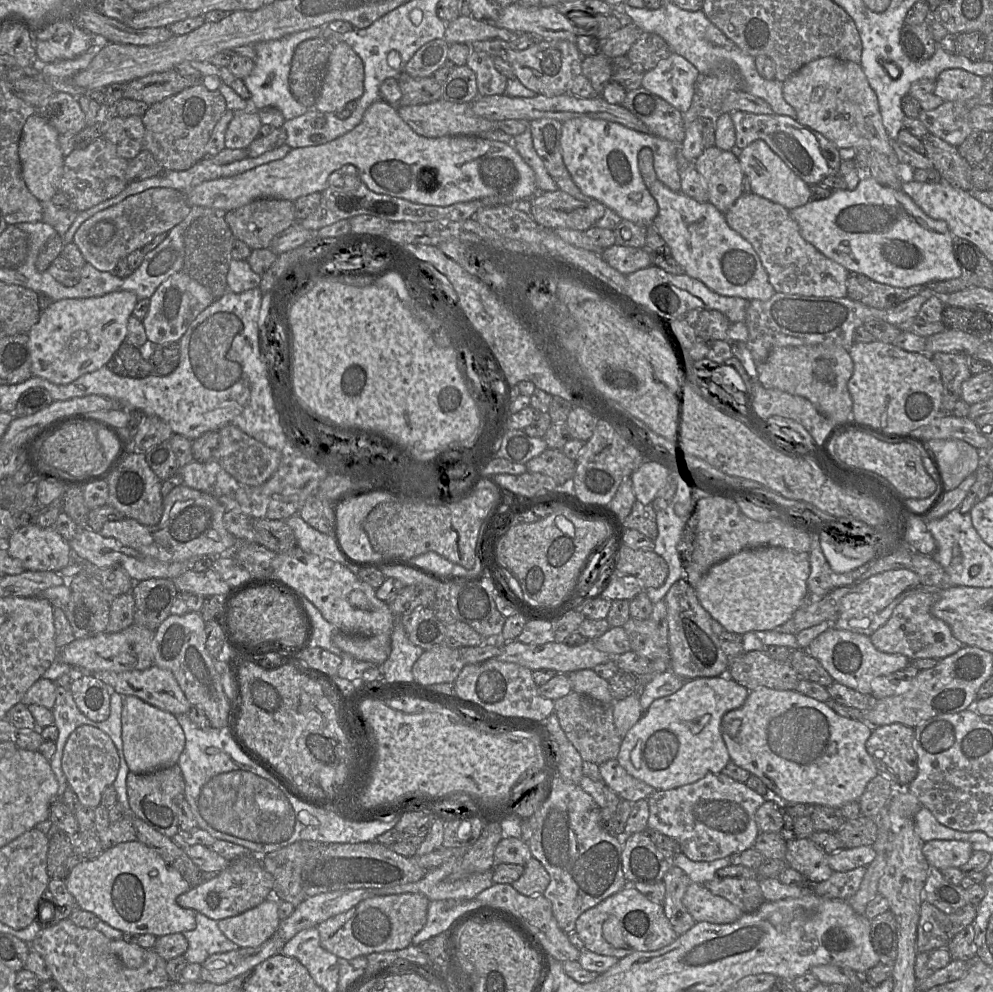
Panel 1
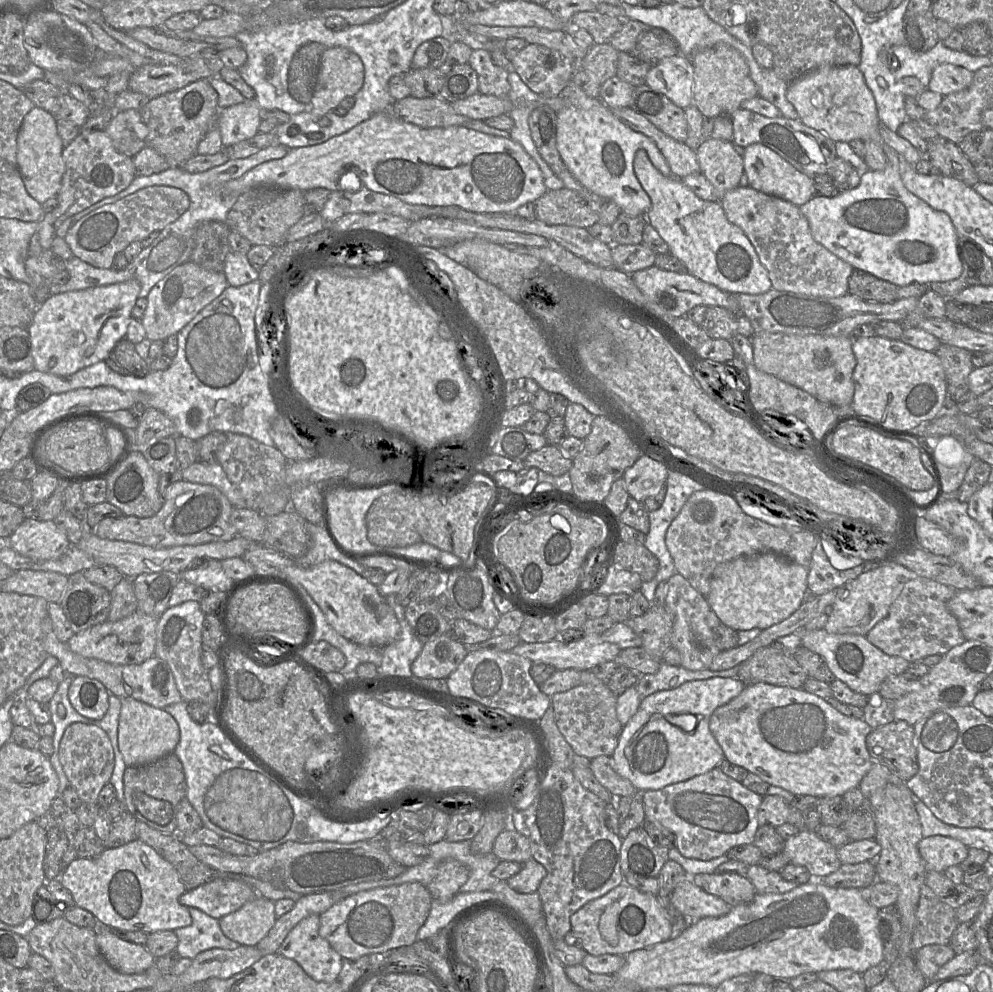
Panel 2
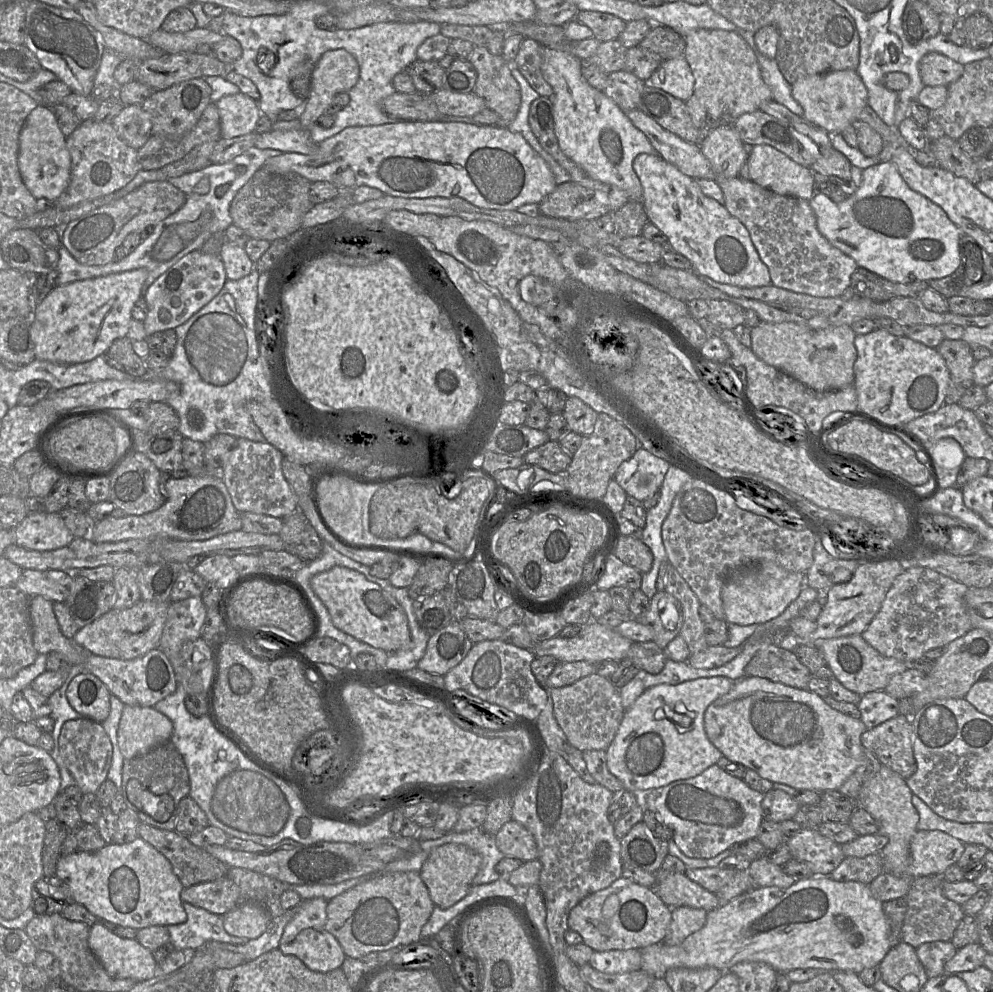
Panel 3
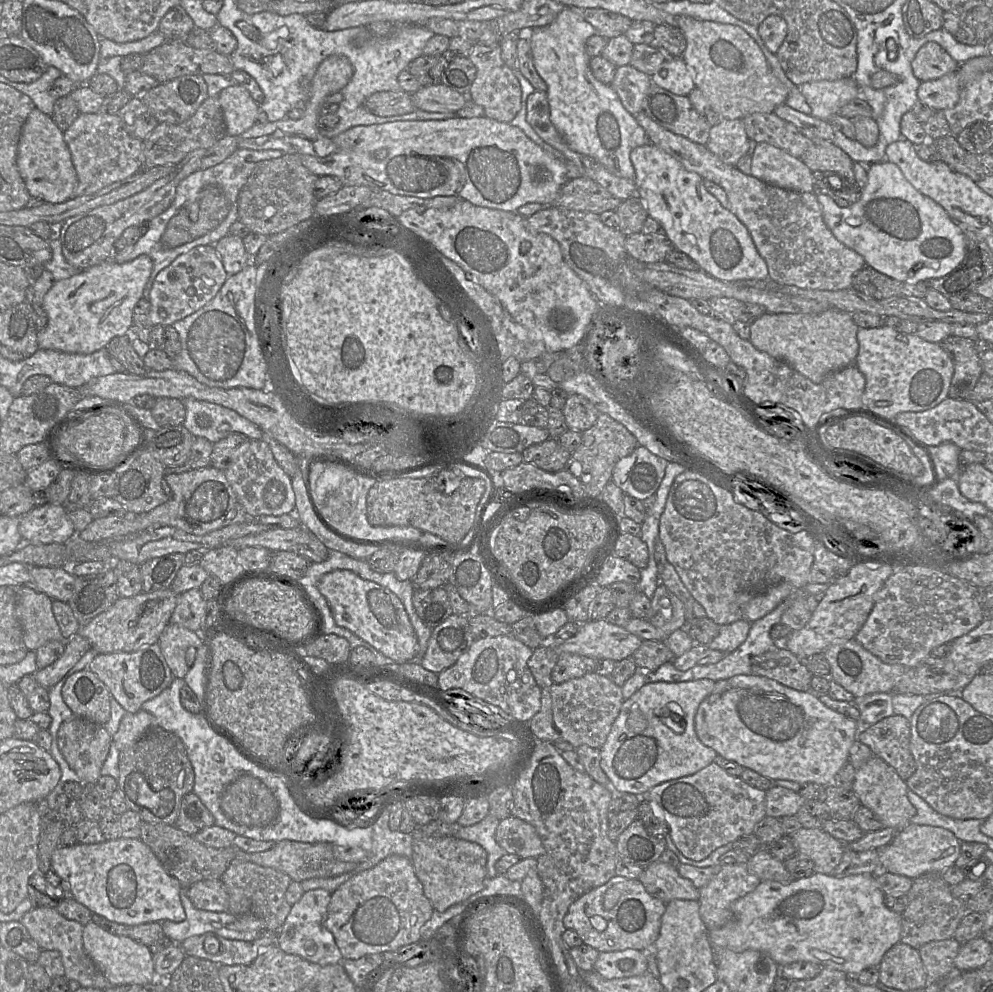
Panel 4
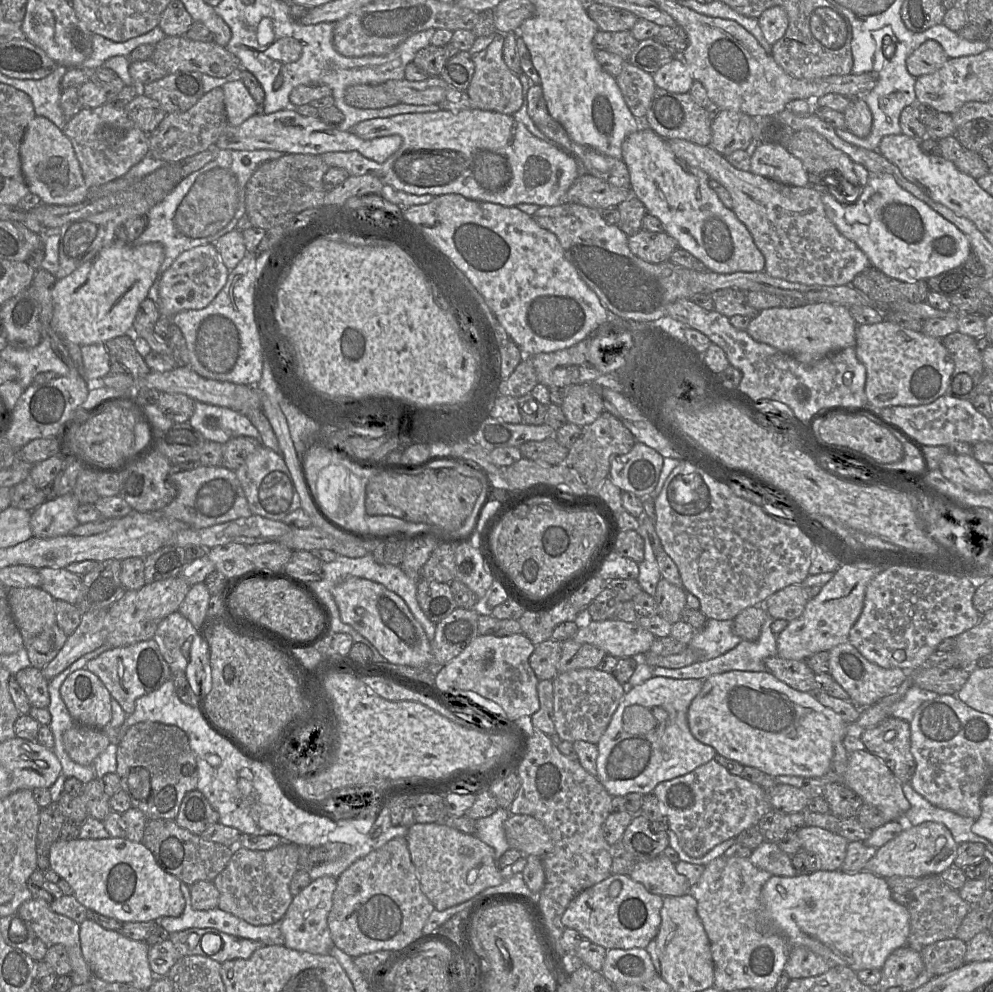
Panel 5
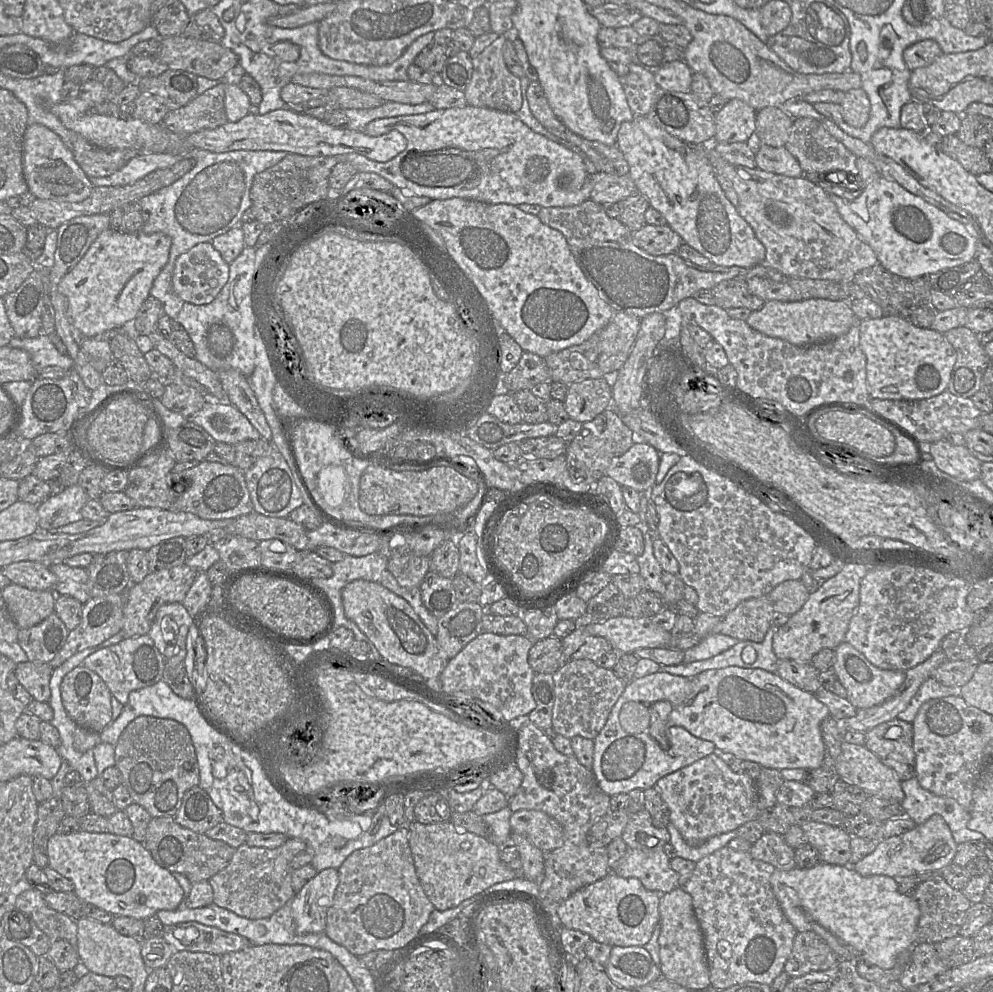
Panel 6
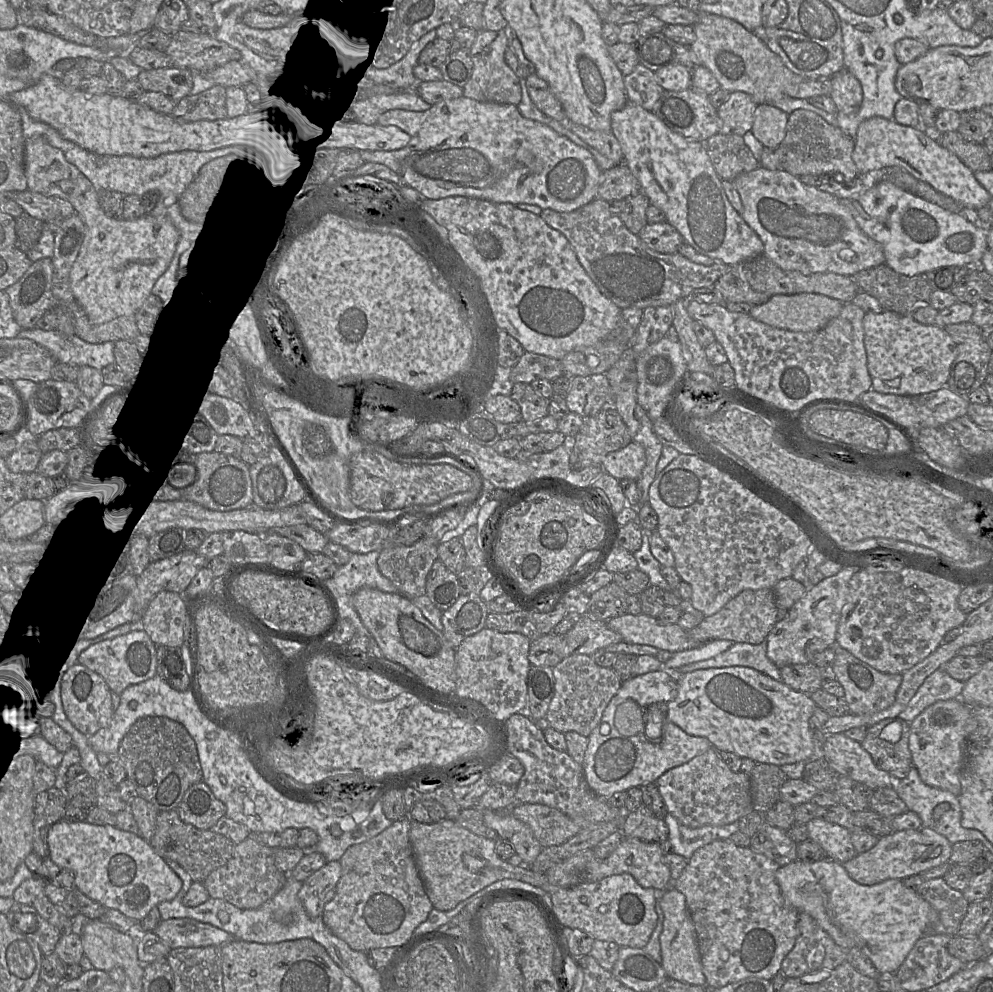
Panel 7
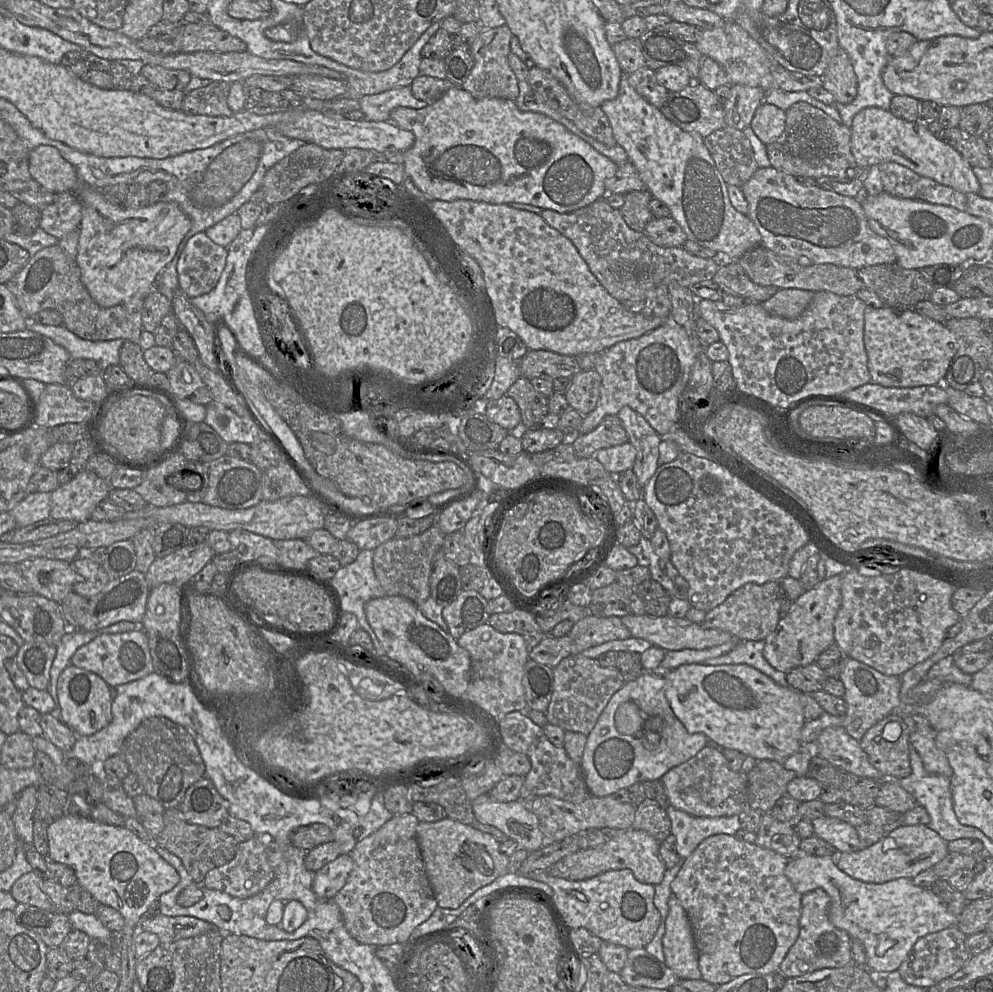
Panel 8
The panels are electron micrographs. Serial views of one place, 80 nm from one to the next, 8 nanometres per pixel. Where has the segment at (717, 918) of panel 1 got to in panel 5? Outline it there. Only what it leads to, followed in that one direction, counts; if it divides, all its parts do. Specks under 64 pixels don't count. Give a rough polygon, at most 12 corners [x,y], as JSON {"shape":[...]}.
{"shape":[[664,854],[637,861],[629,877],[663,898],[683,896],[686,877]]}

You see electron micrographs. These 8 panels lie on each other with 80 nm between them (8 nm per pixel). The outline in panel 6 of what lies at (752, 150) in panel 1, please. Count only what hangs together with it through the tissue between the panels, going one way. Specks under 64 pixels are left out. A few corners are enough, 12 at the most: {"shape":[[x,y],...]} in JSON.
{"shape":[[762,144],[756,167],[802,177],[798,161],[784,148]]}

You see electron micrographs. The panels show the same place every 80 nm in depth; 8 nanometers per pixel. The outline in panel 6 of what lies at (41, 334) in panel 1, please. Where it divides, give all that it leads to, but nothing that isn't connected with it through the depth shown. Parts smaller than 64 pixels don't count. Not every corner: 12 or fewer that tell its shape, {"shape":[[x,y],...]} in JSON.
{"shape":[[104,230],[60,281],[86,338],[130,325],[163,233]]}

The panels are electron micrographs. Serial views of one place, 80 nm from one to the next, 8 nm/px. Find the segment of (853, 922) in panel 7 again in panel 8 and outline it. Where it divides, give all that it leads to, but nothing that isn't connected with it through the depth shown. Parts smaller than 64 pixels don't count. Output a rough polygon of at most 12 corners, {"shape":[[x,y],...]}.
{"shape":[[799,854],[784,873],[823,889],[830,921],[863,942],[874,975],[920,938],[956,926],[930,888],[856,880],[835,857]]}

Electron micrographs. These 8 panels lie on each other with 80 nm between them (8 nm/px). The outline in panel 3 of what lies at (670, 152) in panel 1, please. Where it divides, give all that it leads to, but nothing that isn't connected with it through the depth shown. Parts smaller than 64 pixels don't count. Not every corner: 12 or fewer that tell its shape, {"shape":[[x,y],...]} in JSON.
{"shape":[[544,48],[554,132],[594,180],[641,201],[634,158],[657,154],[583,61]]}

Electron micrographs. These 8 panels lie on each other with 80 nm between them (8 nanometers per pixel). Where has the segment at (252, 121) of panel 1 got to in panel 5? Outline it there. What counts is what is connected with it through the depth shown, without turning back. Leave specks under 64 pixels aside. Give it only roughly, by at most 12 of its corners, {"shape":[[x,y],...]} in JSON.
{"shape":[[237,75],[222,89],[228,125],[239,126],[258,104]]}

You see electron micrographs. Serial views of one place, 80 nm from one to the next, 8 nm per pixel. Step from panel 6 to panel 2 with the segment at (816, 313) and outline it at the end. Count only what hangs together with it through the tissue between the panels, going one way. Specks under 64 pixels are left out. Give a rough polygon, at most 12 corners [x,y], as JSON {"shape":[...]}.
{"shape":[[758,332],[760,371],[851,408],[852,336]]}

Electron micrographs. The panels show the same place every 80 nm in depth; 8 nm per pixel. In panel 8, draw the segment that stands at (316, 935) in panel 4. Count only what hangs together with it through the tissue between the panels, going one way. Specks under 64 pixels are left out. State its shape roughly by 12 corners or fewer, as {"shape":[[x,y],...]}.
{"shape":[[340,854],[315,872],[313,892],[333,899],[352,869],[352,858]]}

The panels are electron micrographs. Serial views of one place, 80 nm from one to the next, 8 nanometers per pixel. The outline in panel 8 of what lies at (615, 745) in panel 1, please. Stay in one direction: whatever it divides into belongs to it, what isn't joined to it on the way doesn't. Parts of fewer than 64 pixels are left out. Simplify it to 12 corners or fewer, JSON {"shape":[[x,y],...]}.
{"shape":[[570,654],[553,669],[548,723],[588,735],[624,684]]}

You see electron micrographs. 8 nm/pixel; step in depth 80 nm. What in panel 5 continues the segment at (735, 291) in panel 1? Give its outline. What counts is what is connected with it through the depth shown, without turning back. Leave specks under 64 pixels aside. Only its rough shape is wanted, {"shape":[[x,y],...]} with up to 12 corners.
{"shape":[[645,125],[621,149],[632,194],[712,272],[765,257],[705,172]]}

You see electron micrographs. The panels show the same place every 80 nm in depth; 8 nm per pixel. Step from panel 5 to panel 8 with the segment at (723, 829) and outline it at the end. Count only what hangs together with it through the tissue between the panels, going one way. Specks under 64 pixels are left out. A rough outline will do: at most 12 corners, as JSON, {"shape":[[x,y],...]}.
{"shape":[[705,746],[661,781],[696,817],[739,815],[747,775]]}

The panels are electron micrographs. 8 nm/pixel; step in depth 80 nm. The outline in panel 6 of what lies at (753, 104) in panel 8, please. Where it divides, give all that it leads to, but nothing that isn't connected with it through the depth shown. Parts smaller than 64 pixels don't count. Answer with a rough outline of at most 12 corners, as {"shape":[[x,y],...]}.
{"shape":[[739,99],[715,114],[714,143],[747,142],[757,111]]}

